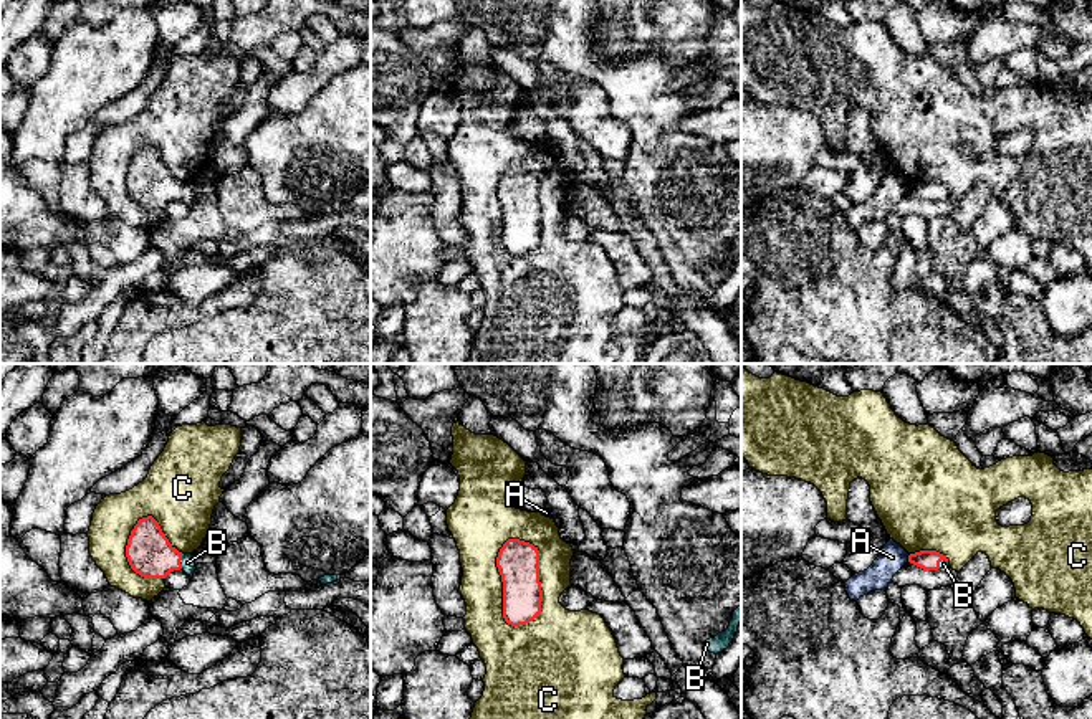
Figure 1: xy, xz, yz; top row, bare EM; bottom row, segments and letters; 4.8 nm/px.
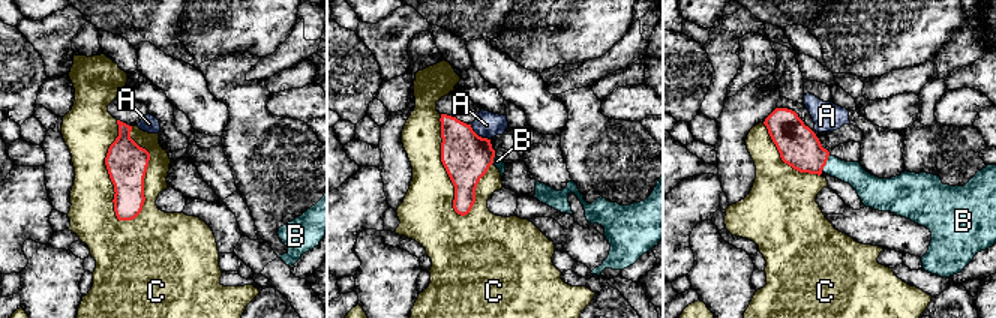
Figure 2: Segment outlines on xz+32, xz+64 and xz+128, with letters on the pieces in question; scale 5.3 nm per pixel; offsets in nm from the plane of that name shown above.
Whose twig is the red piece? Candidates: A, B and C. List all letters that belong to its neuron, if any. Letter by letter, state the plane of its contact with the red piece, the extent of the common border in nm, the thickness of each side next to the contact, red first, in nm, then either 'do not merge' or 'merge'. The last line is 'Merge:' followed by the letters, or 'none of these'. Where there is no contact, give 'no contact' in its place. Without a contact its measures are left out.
A: yz | 40 nm | 100/130 nm | do not merge
B: xy | 70 nm | 220/70 nm | merge
C: xz | 440 nm | 200/220 nm | do not merge
Merge: B

